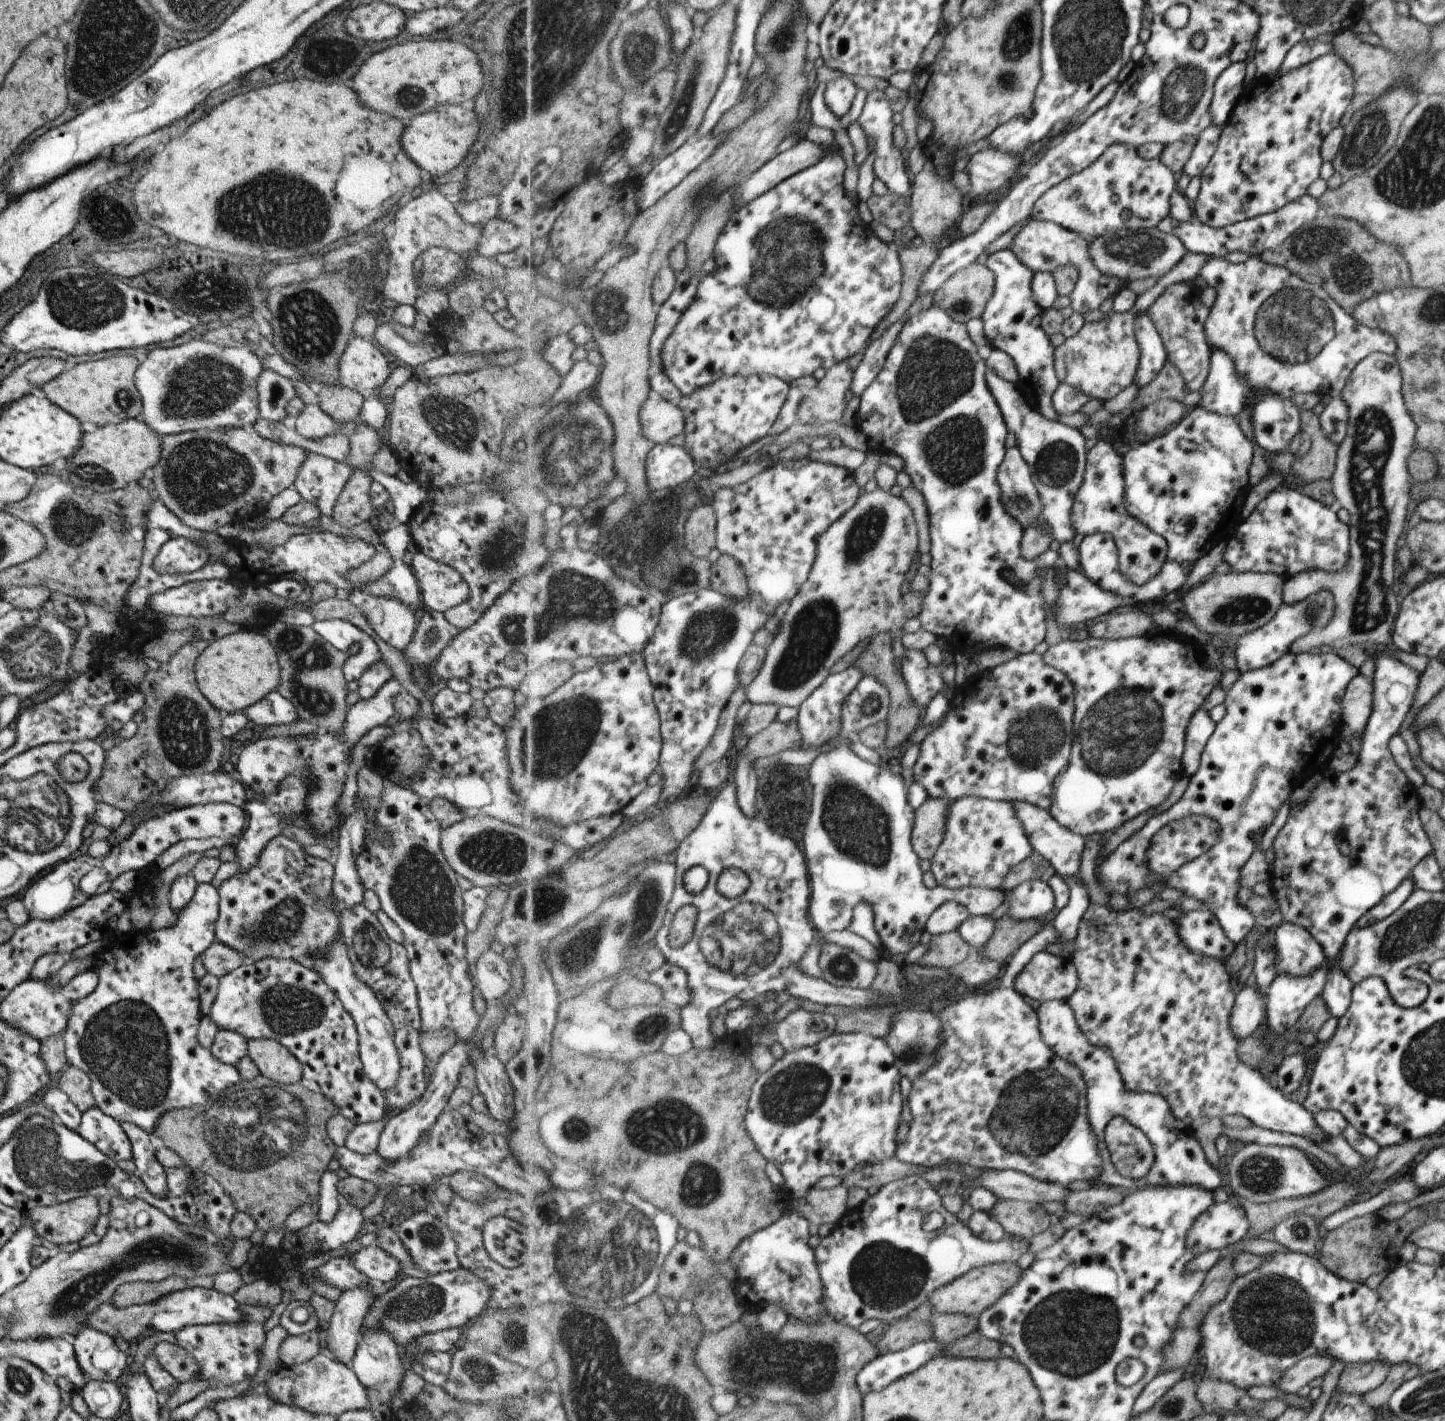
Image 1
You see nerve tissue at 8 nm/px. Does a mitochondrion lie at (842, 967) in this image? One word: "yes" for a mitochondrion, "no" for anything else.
yes

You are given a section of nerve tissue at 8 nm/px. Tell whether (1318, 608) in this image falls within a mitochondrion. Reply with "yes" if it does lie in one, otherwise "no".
yes

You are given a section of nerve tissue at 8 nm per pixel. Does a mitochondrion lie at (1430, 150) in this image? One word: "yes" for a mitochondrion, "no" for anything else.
yes

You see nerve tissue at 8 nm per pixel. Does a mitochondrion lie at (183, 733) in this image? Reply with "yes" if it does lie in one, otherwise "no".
yes

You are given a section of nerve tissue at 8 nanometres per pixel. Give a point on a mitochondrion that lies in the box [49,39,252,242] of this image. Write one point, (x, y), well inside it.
(137, 57)

